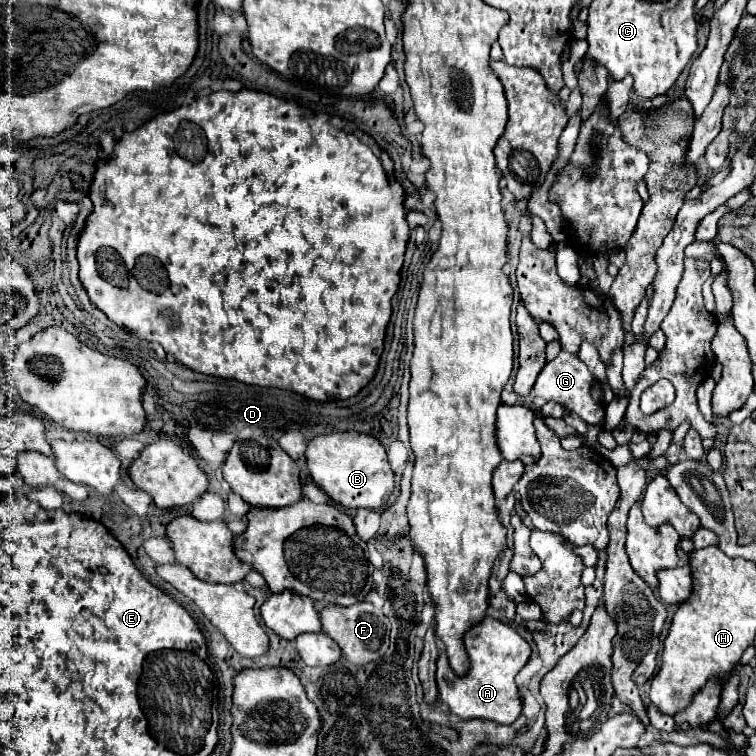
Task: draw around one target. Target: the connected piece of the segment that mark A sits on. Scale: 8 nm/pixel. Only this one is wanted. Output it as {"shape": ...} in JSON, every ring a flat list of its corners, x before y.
{"shape":[[485,617,465,635,465,649,471,659,469,677,457,677,449,663,445,651,439,653,437,661,437,687,441,689,441,701,449,711,461,719,491,719,497,723,511,725,523,709,523,699,515,683,517,673,525,667,531,655,529,643,509,625]]}

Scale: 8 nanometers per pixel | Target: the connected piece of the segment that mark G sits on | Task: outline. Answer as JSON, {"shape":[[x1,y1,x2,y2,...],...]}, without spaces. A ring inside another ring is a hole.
{"shape":[[561,351,553,361,549,361,543,371,537,377,537,383,533,387,533,395,535,397,543,397,547,401,555,401,559,405,563,405,569,413,579,415,583,421,587,421,589,425,599,425,603,419,603,407,595,401,591,389,597,383,597,379,591,375,591,371,587,369,585,363,579,361,577,355,571,355,567,351]]}

